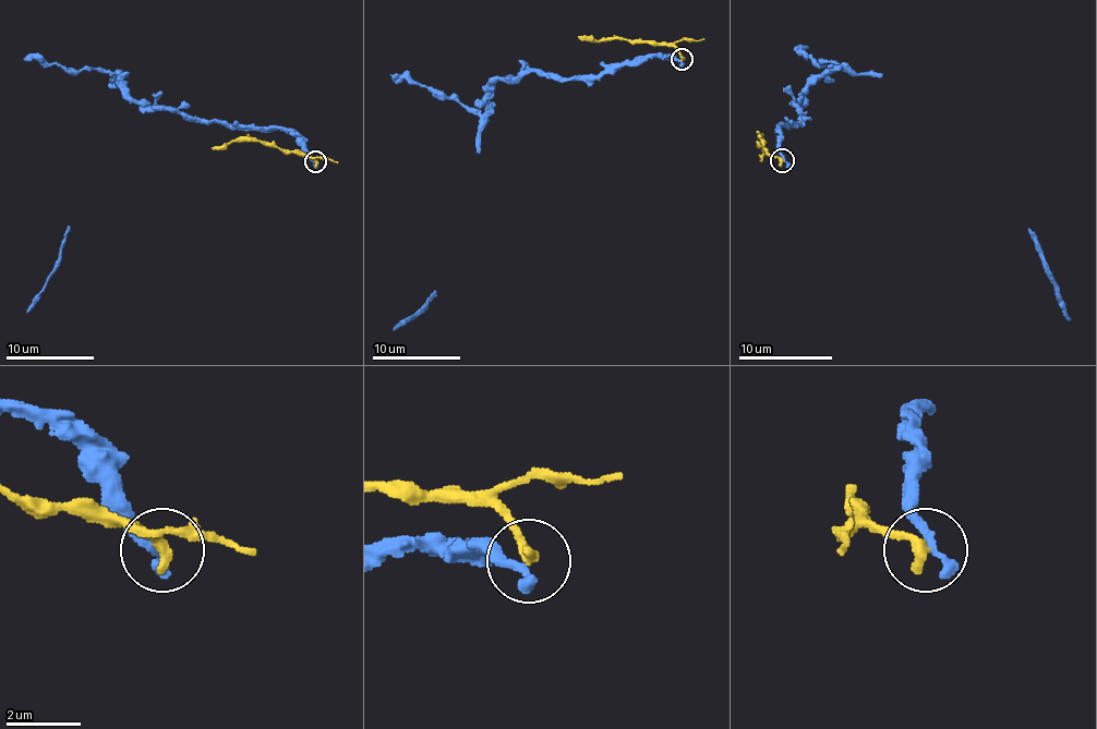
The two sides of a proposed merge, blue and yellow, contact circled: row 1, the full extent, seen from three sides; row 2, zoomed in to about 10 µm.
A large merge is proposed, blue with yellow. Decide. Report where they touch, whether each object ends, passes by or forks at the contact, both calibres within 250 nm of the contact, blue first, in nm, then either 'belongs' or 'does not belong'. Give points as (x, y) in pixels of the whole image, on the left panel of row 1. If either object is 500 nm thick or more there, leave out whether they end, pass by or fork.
(315, 161) | blue ends | yellow ends | 380/320 nm | does not belong

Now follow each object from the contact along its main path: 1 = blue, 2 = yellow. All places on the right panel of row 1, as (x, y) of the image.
1: (784, 161), (779, 129), (803, 117), (796, 105), (809, 86), (838, 70), (880, 74), (1027, 229), (1070, 320)
2: (782, 161), (766, 149), (760, 137), (762, 140), (758, 147)

